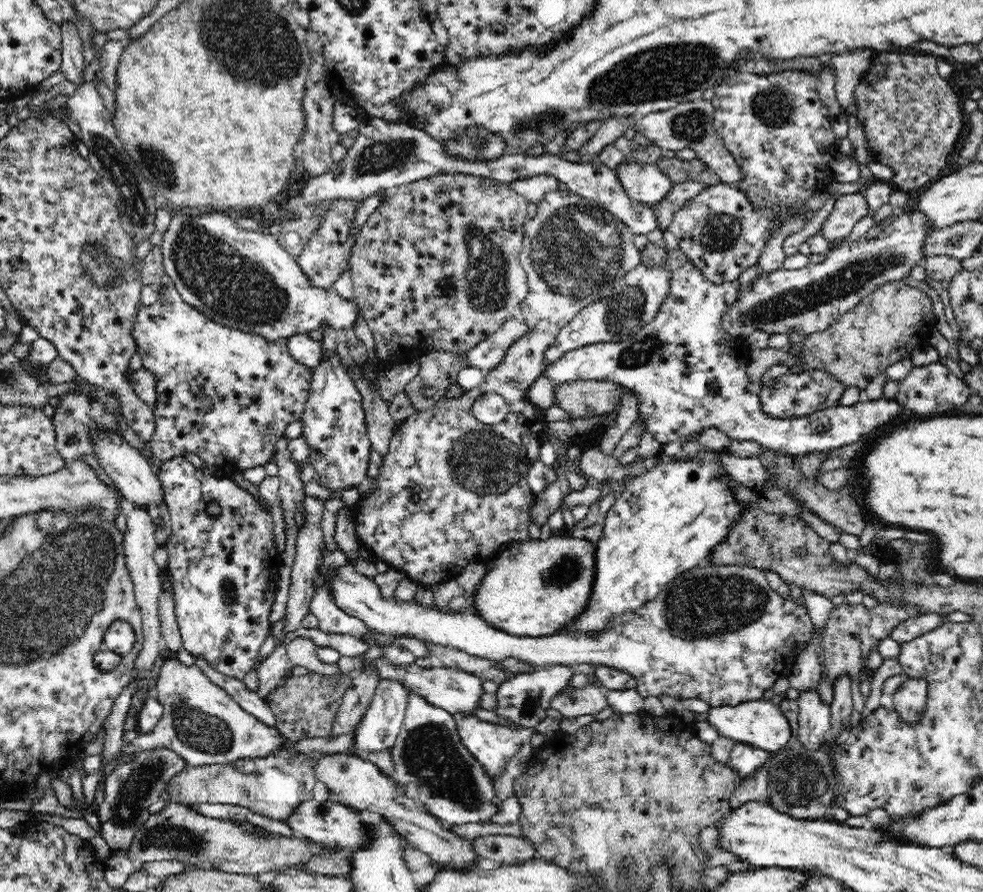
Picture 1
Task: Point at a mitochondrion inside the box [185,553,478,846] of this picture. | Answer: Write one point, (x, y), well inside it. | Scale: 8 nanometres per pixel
(229, 595)

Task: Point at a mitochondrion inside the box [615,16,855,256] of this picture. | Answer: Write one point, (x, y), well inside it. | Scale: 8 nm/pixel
(721, 231)

